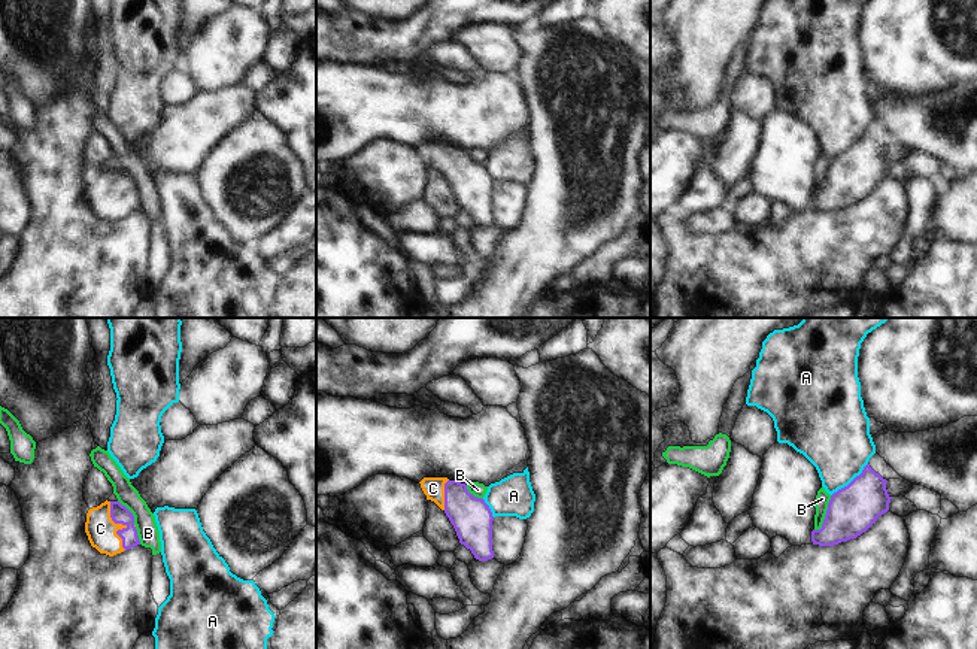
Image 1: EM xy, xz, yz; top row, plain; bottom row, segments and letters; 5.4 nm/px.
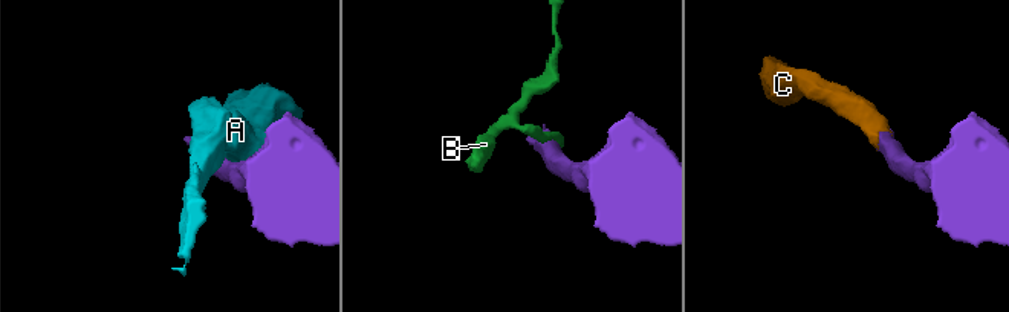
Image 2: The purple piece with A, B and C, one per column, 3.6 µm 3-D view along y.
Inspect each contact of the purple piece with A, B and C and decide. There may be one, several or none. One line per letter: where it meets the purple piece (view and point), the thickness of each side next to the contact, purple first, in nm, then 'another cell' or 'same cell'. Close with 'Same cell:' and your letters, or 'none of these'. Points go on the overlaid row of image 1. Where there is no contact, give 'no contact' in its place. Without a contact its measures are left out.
A: yz (852, 481) | 260/380 nm | another cell
B: yz (825, 515) | 260/80 nm | another cell
C: xy (121, 522) | 100/160 nm | same cell
Same cell: C

